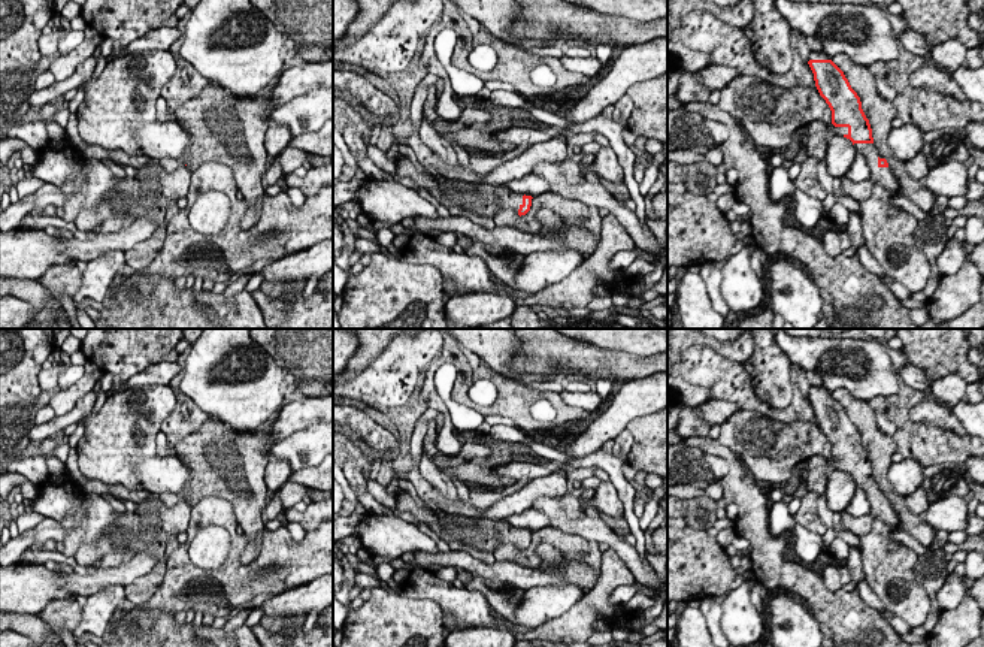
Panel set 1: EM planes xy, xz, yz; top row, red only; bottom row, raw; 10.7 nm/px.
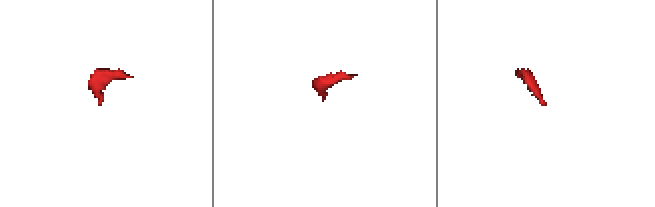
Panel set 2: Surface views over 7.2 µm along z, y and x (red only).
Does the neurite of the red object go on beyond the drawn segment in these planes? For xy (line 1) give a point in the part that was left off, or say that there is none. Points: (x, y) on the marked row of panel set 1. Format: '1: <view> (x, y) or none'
1: none

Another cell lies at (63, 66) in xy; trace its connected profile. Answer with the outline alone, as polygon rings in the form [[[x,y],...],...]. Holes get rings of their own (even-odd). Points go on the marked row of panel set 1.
[[[87,25],[84,33],[85,39],[79,46],[76,46],[66,55],[57,55],[55,60],[51,63],[48,72],[54,75],[55,81],[64,81],[70,78],[76,72],[78,66],[94,54],[94,49],[97,46],[91,42],[91,39],[99,34],[99,31]]]

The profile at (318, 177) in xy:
[[[333,161],[311,167],[305,176],[285,175],[285,185],[288,188],[300,188],[305,197],[315,196],[330,184],[333,184]]]

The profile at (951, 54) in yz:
[[[950,39],[936,45],[930,57],[935,63],[953,73],[959,67],[968,67],[966,51],[968,48],[962,42]]]

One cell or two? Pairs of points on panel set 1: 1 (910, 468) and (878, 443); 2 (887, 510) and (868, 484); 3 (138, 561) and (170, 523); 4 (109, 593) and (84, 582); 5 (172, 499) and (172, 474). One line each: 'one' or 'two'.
1: two
2: one
3: two
4: two
5: two

